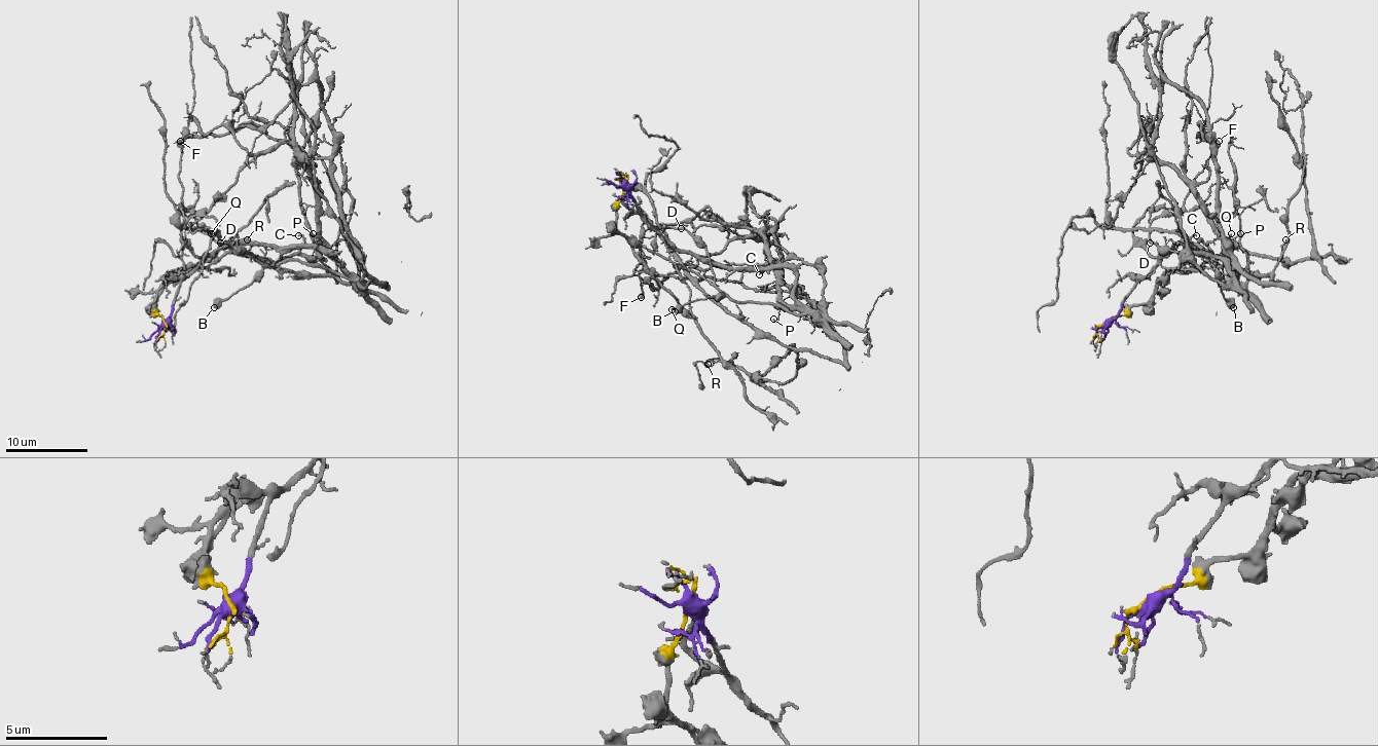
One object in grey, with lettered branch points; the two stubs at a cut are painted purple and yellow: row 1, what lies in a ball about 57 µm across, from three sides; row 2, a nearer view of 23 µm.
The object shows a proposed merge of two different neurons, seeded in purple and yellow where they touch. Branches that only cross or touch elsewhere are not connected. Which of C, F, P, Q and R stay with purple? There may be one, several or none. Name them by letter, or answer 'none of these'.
C, F, P

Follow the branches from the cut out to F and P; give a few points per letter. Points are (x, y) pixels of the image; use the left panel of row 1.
F: (164, 322), (172, 313), (176, 289), (201, 262), (182, 235), (182, 184), (178, 172), (180, 141)
P: (164, 322), (172, 313), (176, 289), (207, 258), (227, 246), (326, 248), (334, 256), (312, 233)

